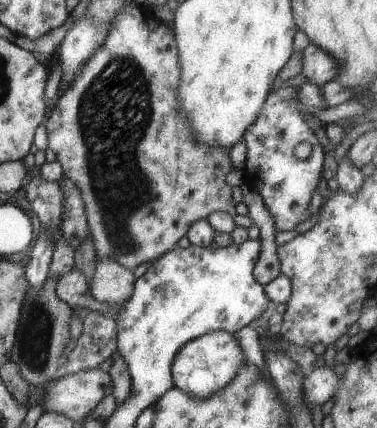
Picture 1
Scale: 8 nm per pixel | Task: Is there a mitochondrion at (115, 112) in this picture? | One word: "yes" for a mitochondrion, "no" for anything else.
yes

